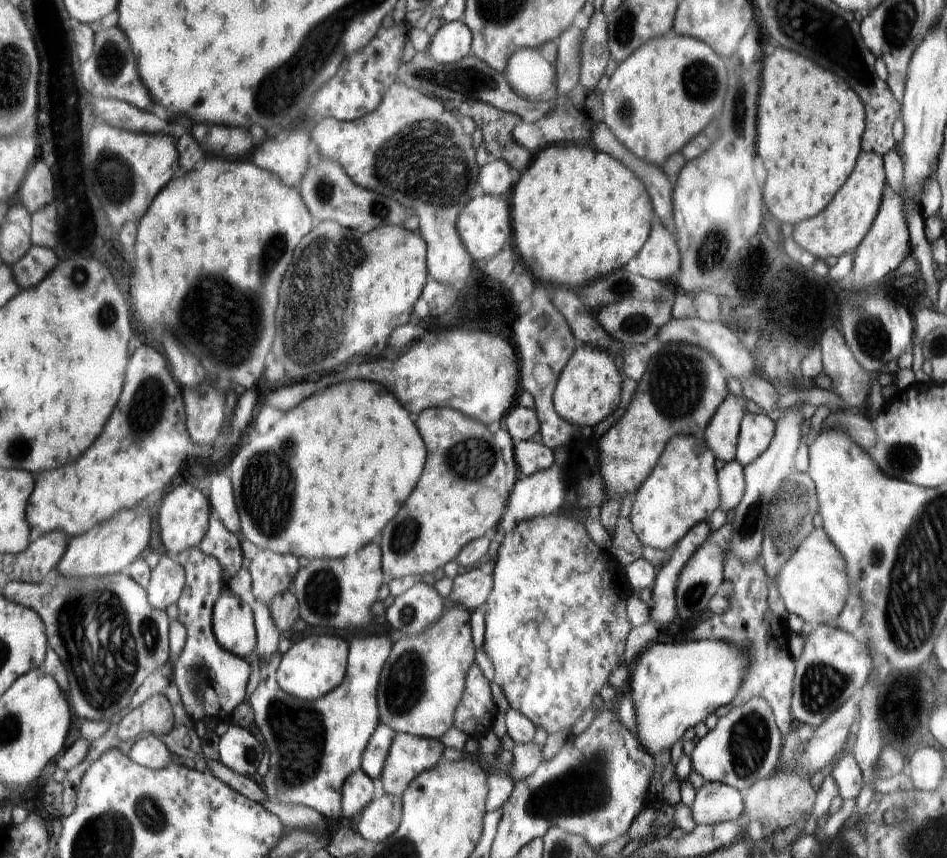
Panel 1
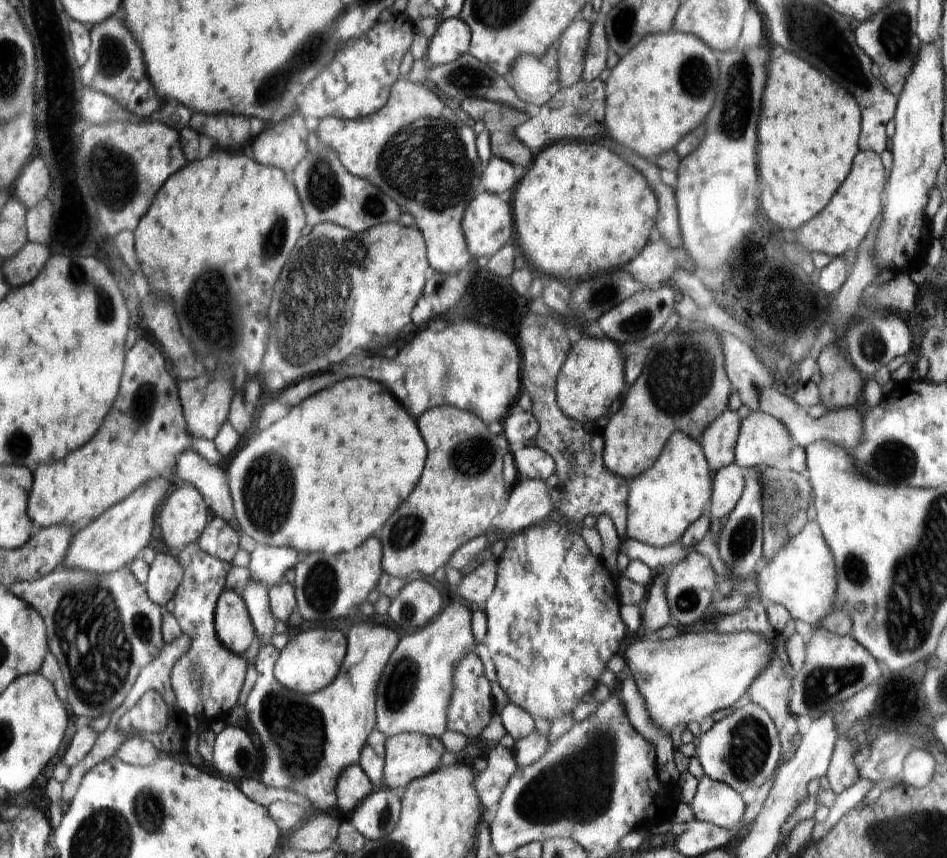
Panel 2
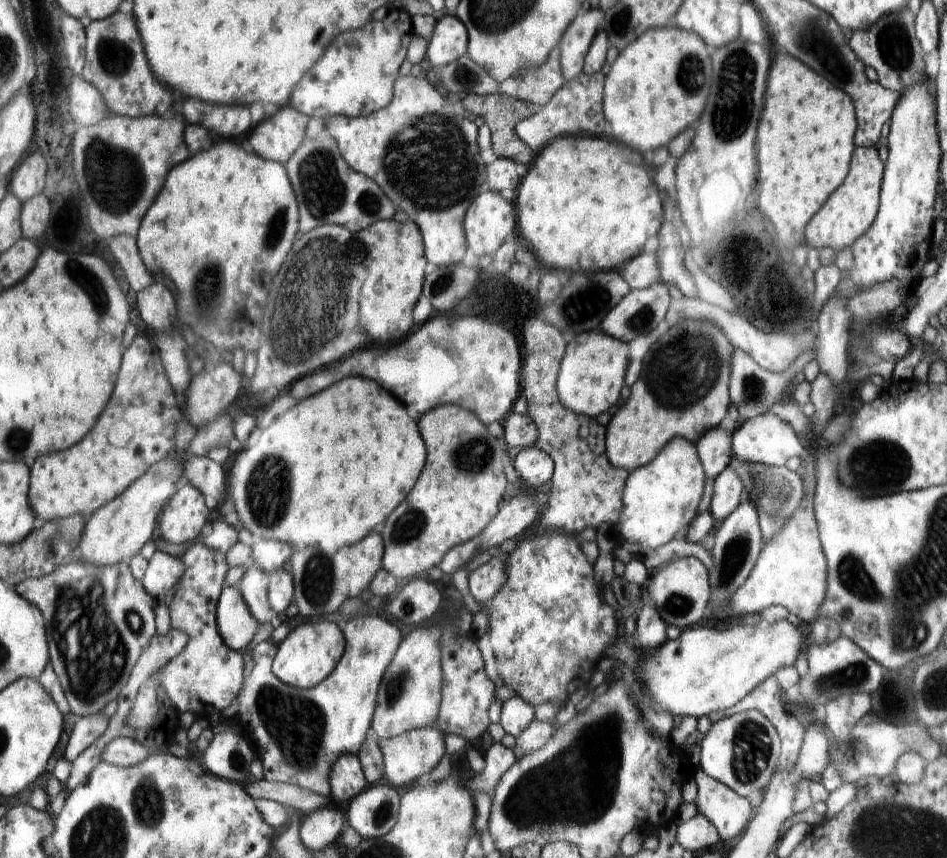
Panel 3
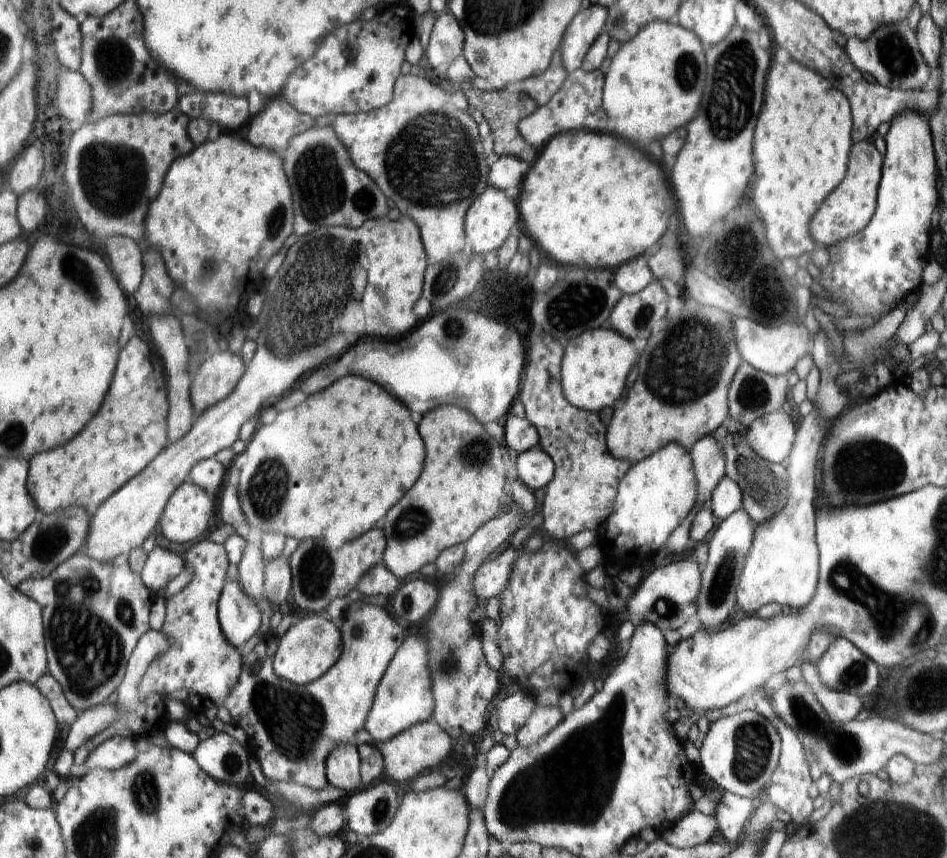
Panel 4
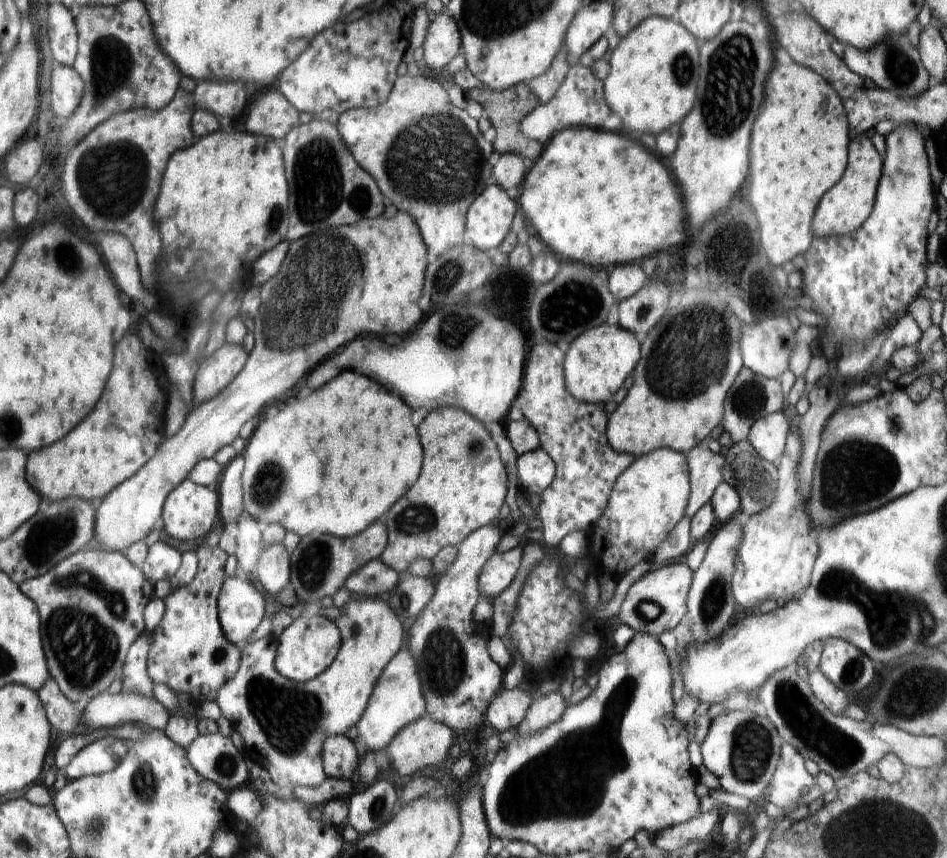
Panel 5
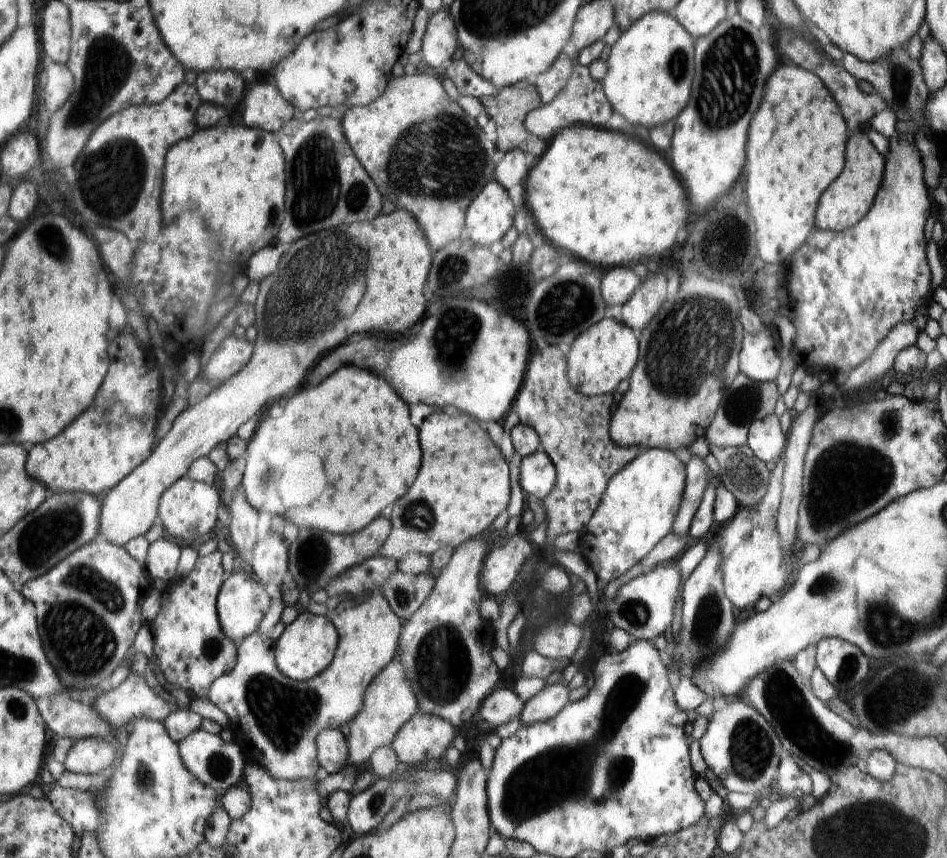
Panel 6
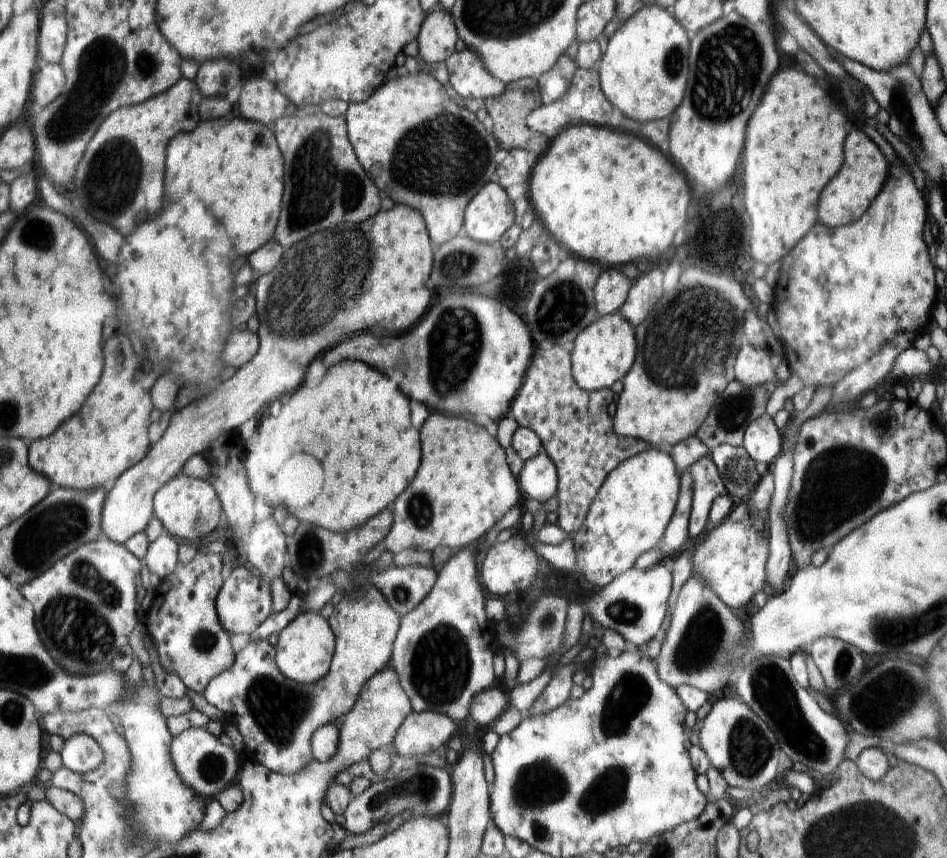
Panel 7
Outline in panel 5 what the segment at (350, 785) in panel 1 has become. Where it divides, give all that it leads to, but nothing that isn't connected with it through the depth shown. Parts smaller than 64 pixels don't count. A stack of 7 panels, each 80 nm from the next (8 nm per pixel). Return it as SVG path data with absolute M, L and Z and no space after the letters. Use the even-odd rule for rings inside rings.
M346 735L329 736L324 744L325 773L333 779L351 779L359 765L356 743Z

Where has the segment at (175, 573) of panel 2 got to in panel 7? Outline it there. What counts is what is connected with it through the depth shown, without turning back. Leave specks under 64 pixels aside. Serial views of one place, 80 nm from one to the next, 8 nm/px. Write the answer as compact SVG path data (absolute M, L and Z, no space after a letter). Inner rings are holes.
M163 532L154 542L149 543L145 559L150 572L164 580L179 564L178 544L172 540L172 535Z

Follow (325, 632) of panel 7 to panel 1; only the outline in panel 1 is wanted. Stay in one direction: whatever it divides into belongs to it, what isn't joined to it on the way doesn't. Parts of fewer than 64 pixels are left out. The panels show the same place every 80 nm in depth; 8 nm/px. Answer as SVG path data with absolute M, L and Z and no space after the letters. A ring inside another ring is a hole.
M308 636L293 644L278 659L277 682L296 698L313 701L325 697L344 680L349 643L336 636Z

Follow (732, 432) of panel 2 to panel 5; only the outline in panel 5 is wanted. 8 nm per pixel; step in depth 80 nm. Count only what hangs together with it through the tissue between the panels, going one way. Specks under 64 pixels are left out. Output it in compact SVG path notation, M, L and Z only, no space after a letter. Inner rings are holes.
M698 444L689 450L686 457L691 489L685 516L692 517L697 510L711 500L715 488L723 481L725 458L722 453L714 453L703 444Z

